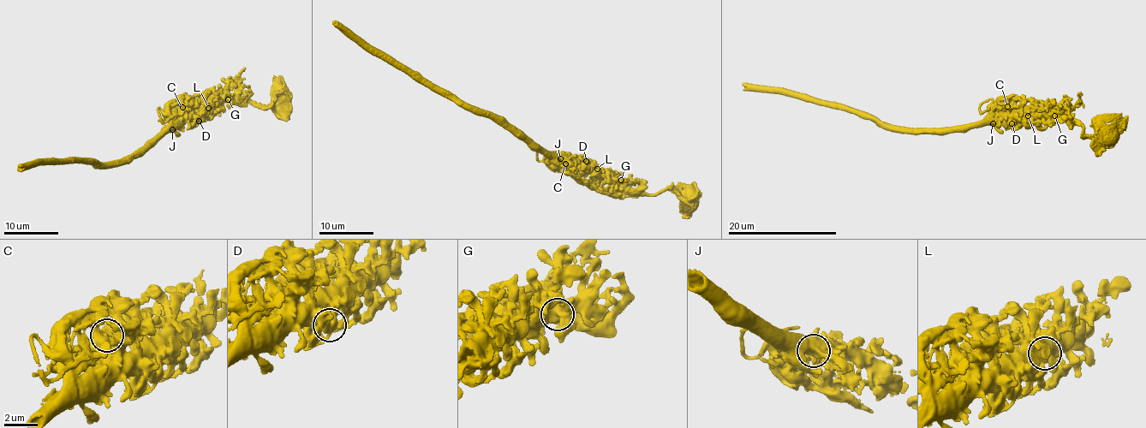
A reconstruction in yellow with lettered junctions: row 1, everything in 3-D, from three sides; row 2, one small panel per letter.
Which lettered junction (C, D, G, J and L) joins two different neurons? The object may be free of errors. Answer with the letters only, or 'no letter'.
C

